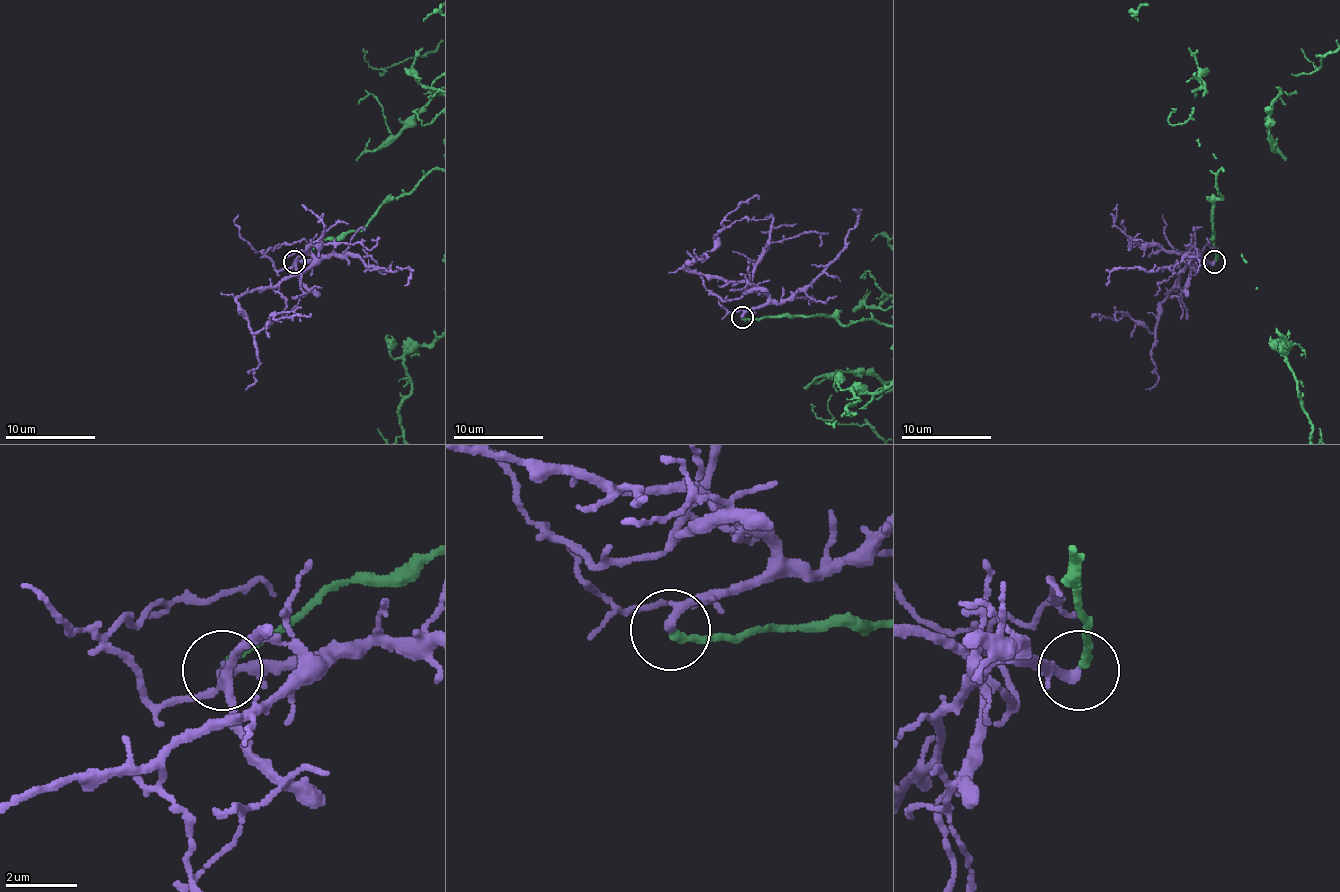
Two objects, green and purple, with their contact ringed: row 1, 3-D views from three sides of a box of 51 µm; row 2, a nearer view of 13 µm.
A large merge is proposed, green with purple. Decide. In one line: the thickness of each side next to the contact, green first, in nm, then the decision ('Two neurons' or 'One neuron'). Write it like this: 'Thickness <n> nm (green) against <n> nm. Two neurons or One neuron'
Thickness 200 nm (green) against 280 nm. Two neurons

